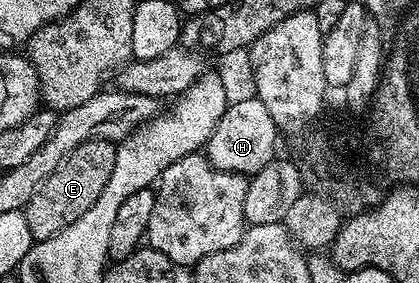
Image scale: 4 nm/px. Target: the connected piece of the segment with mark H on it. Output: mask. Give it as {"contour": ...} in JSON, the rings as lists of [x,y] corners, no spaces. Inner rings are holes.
{"contour":[[[248,96],[240,102],[232,101],[228,105],[227,111],[223,113],[210,140],[207,141],[205,153],[207,159],[219,170],[252,176],[277,158],[275,134],[277,135],[277,123],[273,120],[269,108],[265,108],[260,98]]]}

